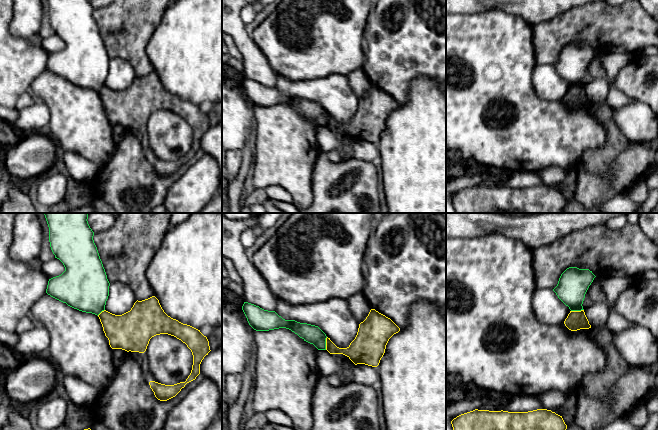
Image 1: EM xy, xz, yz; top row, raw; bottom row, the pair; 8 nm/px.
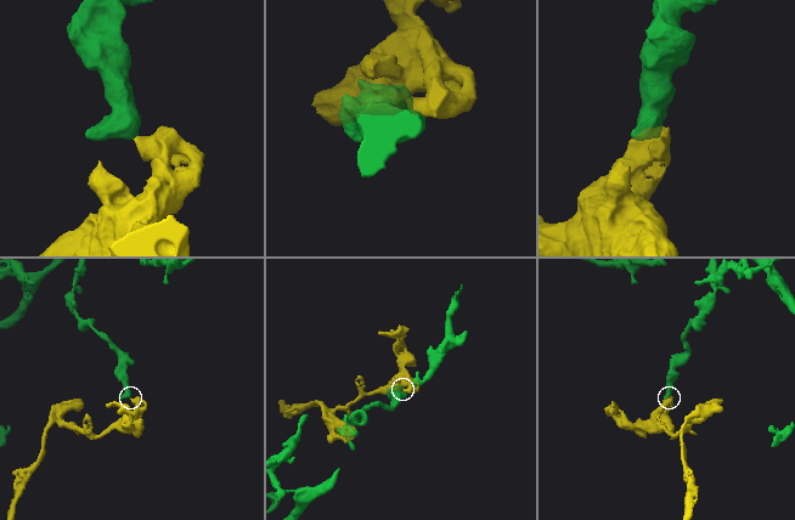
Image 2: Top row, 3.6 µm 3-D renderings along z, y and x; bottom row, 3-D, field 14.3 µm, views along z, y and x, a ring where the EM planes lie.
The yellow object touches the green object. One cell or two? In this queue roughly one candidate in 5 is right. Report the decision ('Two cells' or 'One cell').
Two cells

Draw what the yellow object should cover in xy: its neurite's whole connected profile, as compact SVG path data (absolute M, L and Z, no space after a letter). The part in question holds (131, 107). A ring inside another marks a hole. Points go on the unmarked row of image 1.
M155 72L137 76L131 86L122 91L104 86L98 93L112 125L144 129L152 113L168 110L181 116L191 126L193 141L185 158L174 161L149 158L160 177L175 173L187 159L195 156L200 150L202 136L211 127L207 113L200 106L168 92Z

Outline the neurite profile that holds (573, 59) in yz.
M567 44L553 65L571 87L581 87L585 70L596 52L589 45Z

